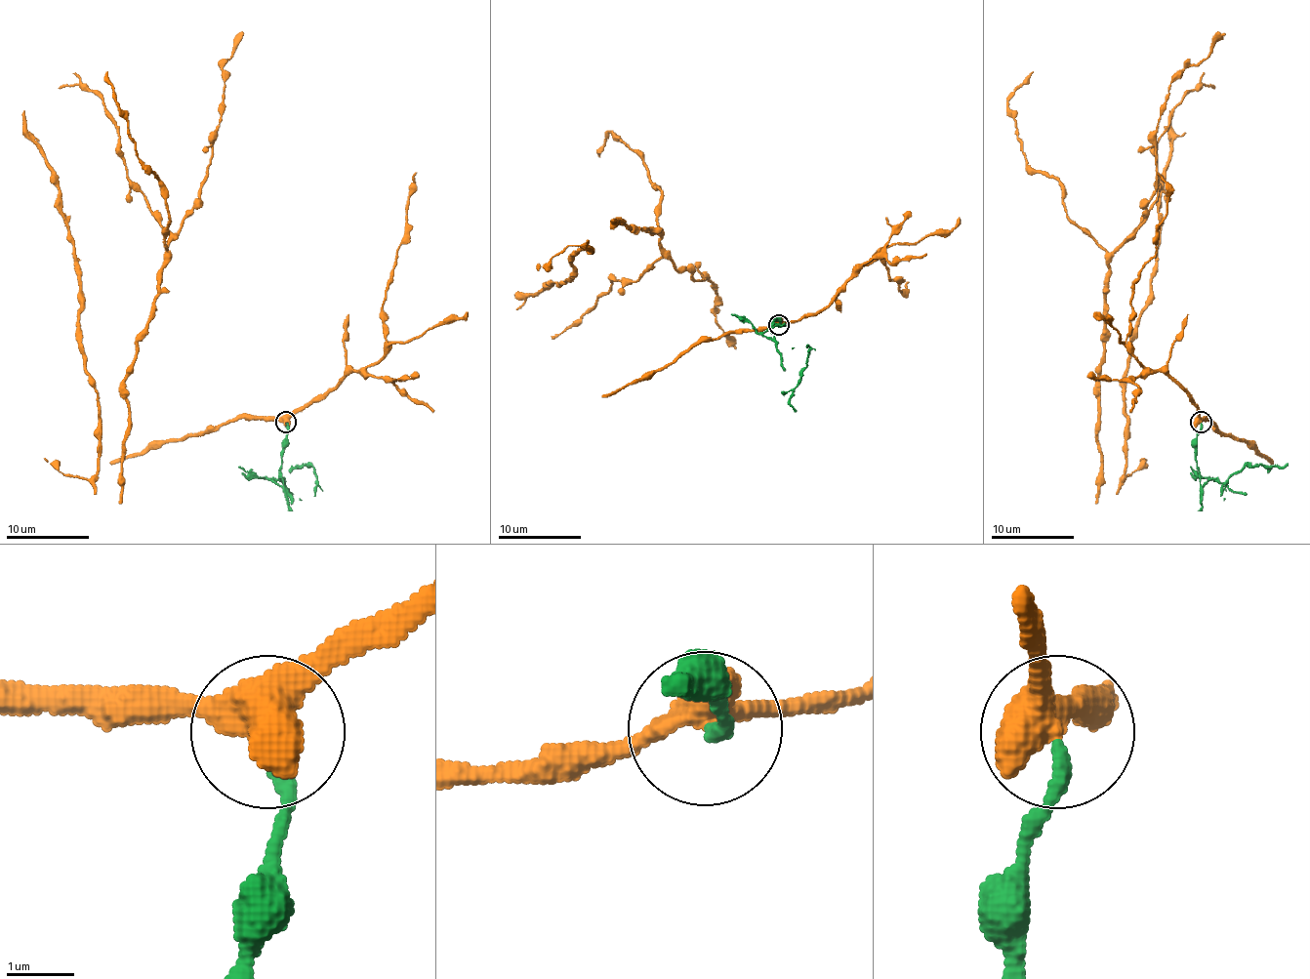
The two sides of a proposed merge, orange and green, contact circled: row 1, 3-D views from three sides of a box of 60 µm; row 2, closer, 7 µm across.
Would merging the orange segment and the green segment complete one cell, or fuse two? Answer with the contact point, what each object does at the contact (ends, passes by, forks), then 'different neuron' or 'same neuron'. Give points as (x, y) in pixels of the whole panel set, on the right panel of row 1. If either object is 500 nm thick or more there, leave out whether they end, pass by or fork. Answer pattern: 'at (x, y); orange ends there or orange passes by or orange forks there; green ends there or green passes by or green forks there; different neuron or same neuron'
at (1201, 422); different neuron

